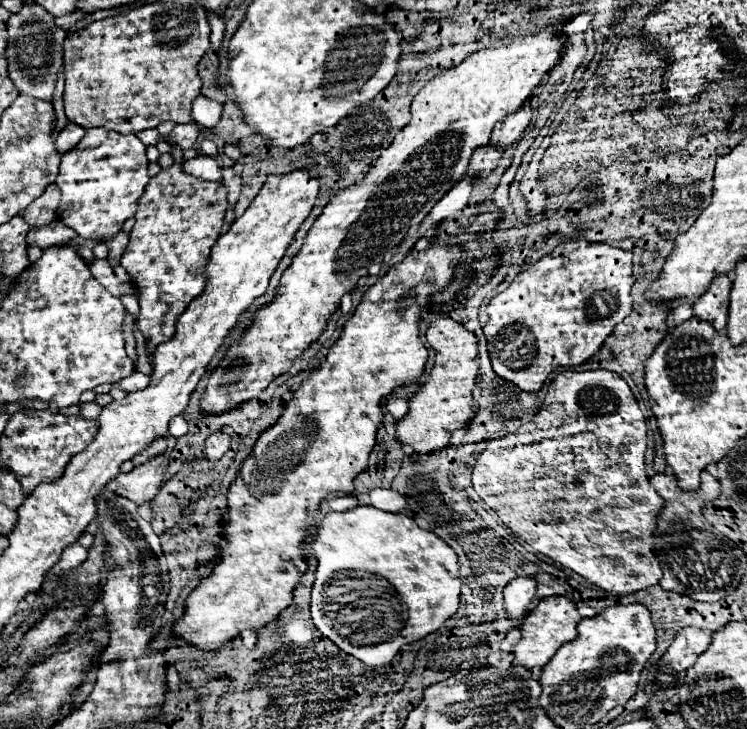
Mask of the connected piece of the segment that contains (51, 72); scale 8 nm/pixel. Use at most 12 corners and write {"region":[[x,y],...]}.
{"region":[[39,4],[7,22],[19,94],[51,100],[65,30]]}

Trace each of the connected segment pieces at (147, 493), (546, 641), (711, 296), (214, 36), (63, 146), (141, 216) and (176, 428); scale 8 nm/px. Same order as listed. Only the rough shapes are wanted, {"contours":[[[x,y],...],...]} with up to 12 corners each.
{"contours":[[[167,456],[119,474],[107,490],[143,504],[157,496]],[[565,596],[539,600],[519,624],[513,664],[543,668],[575,640],[581,616]],[[721,274],[693,306],[717,332],[727,324],[729,276]],[[209,18],[211,24],[211,46],[221,48],[225,22]],[[69,122],[55,140],[59,154],[71,152],[85,136],[81,126]],[[183,154],[139,198],[121,258],[153,350],[207,284],[227,190]],[[183,416],[169,422],[169,434],[179,438],[187,434],[187,422]]]}

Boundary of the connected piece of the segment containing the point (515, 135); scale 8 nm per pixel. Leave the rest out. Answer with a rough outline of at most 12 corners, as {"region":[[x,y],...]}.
{"region":[[525,104],[495,126],[491,146],[509,148],[529,126],[531,108]]}

